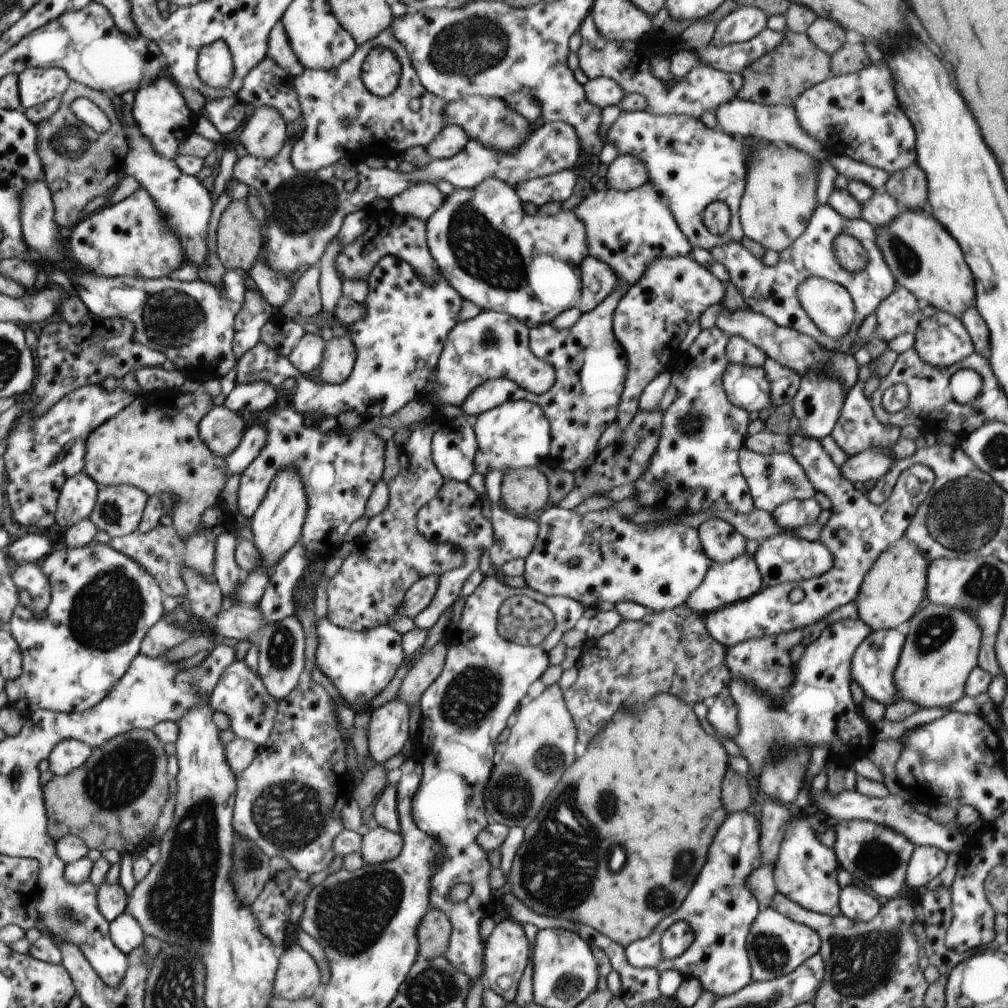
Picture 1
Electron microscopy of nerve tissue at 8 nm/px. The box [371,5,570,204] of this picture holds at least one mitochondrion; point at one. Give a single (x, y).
(469, 47)

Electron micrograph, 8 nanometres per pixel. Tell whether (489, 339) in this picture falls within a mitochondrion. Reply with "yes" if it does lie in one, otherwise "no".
yes

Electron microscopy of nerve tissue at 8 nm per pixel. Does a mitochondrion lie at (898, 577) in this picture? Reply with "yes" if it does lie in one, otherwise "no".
no

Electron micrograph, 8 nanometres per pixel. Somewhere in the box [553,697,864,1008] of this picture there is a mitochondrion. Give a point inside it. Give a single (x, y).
(660, 897)

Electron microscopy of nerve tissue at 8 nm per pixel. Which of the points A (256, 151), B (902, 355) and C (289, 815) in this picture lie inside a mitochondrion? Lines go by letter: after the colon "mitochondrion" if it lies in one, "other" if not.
A: other
B: other
C: mitochondrion

